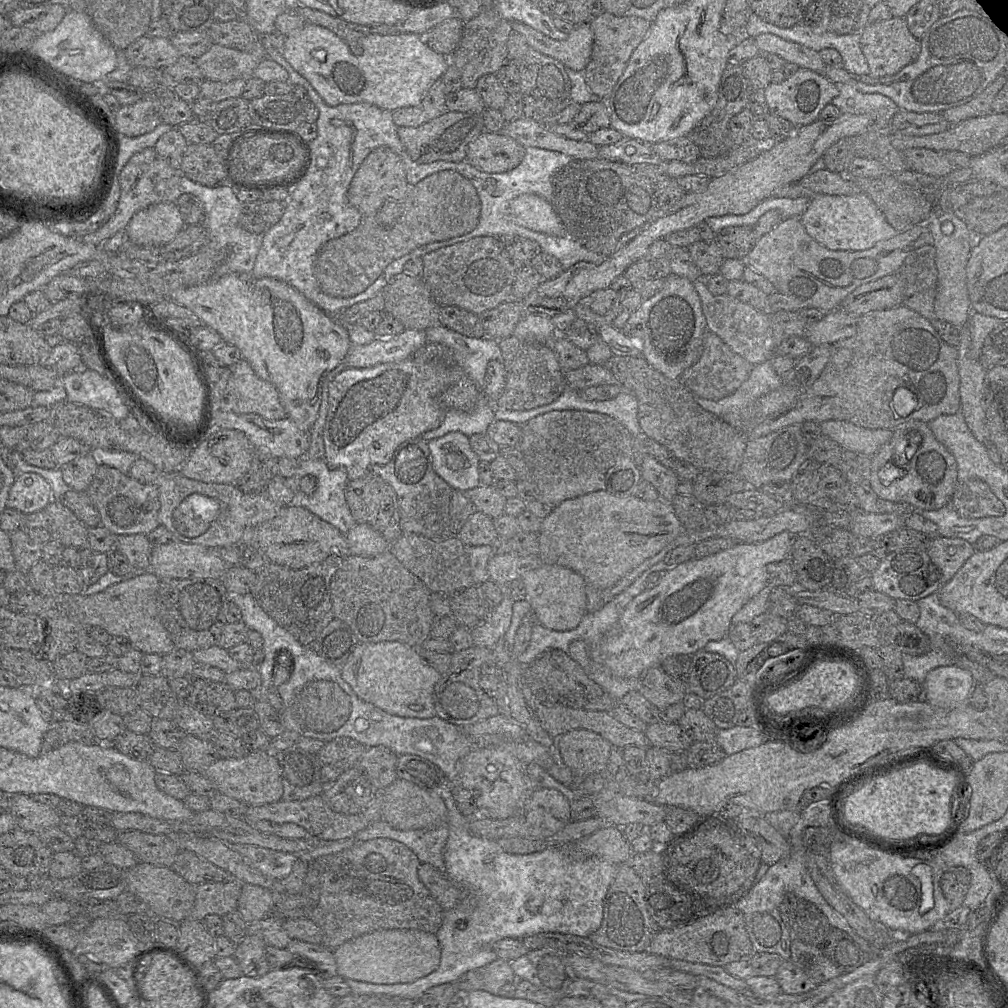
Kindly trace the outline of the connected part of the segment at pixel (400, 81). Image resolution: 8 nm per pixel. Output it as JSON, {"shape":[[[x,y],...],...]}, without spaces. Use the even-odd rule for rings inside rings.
{"shape":[[[307,23],[302,29],[295,29],[286,36],[283,55],[328,105],[367,102],[389,111],[419,104],[430,86],[442,77],[450,65],[448,57],[426,44],[424,35],[415,33],[370,34],[359,39],[359,46],[362,48],[362,54],[355,55],[348,44],[331,30]]]}

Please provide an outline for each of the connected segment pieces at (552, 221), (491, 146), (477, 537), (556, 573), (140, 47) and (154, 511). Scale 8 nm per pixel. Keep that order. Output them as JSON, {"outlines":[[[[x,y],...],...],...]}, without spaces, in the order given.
{"outlines":[[[[522,194],[510,203],[510,218],[517,224],[548,235],[565,235],[552,203],[535,194]]],[[[484,131],[468,145],[465,161],[487,173],[502,173],[516,168],[525,153],[525,147],[510,136]]],[[[476,511],[465,522],[457,537],[464,545],[492,545],[499,537],[494,525],[494,519]]],[[[544,563],[539,568],[526,572],[521,578],[526,587],[526,600],[531,605],[536,622],[544,627],[556,631],[574,629],[588,612],[588,584],[579,573],[560,565]]],[[[148,35],[138,38],[124,52],[132,67],[164,69],[181,57],[169,38]]],[[[100,465],[86,494],[99,512],[100,525],[114,535],[147,535],[160,525],[160,502],[156,484],[140,483],[115,468]]]]}

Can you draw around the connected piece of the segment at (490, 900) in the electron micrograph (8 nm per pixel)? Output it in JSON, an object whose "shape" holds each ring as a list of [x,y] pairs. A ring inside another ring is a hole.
{"shape":[[[442,793],[447,809],[449,836],[444,848],[445,874],[456,884],[465,887],[468,893],[455,907],[444,911],[443,921],[435,933],[441,948],[441,959],[436,970],[409,983],[374,984],[345,979],[354,995],[400,996],[418,1001],[431,987],[443,983],[454,983],[470,970],[481,970],[498,956],[493,951],[495,942],[504,938],[524,938],[538,933],[563,933],[589,937],[601,925],[604,899],[616,878],[618,866],[596,857],[573,860],[565,847],[548,848],[525,855],[506,853],[498,840],[478,837],[469,830],[469,819],[453,805],[450,798]]]}

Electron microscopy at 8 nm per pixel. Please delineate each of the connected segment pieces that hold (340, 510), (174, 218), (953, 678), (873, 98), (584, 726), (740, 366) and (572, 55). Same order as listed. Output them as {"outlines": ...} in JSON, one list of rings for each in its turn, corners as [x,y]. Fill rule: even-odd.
{"outlines":[[[[306,457],[297,459],[300,459],[300,463],[296,474],[285,479],[286,485],[294,493],[292,505],[307,509],[346,535],[356,524],[345,500],[345,488],[349,482],[346,470],[344,468],[330,469],[324,459],[311,460]],[[305,475],[314,476],[317,479],[317,488],[311,495],[299,491],[299,481]]],[[[160,202],[134,214],[126,231],[131,243],[160,247],[172,241],[185,226],[176,202]]],[[[955,665],[938,667],[927,674],[918,701],[927,701],[940,708],[966,707],[969,705],[970,695],[974,687],[975,680],[969,671]]],[[[835,83],[840,91],[832,100],[842,113],[869,114],[873,118],[873,129],[890,129],[890,121],[900,108],[889,97],[880,93],[863,93],[848,83]]],[[[555,703],[552,707],[539,707],[537,719],[553,739],[573,730],[590,730],[616,748],[636,746],[648,749],[651,746],[645,733],[629,728],[606,711],[574,709]]],[[[709,332],[699,360],[686,369],[680,380],[694,394],[709,400],[720,400],[734,393],[746,381],[754,365],[733,352],[720,337]]],[[[512,22],[512,30],[522,34],[530,48],[560,61],[566,68],[584,71],[590,61],[594,44],[590,23],[577,24],[565,40],[552,39],[521,22]]]]}

